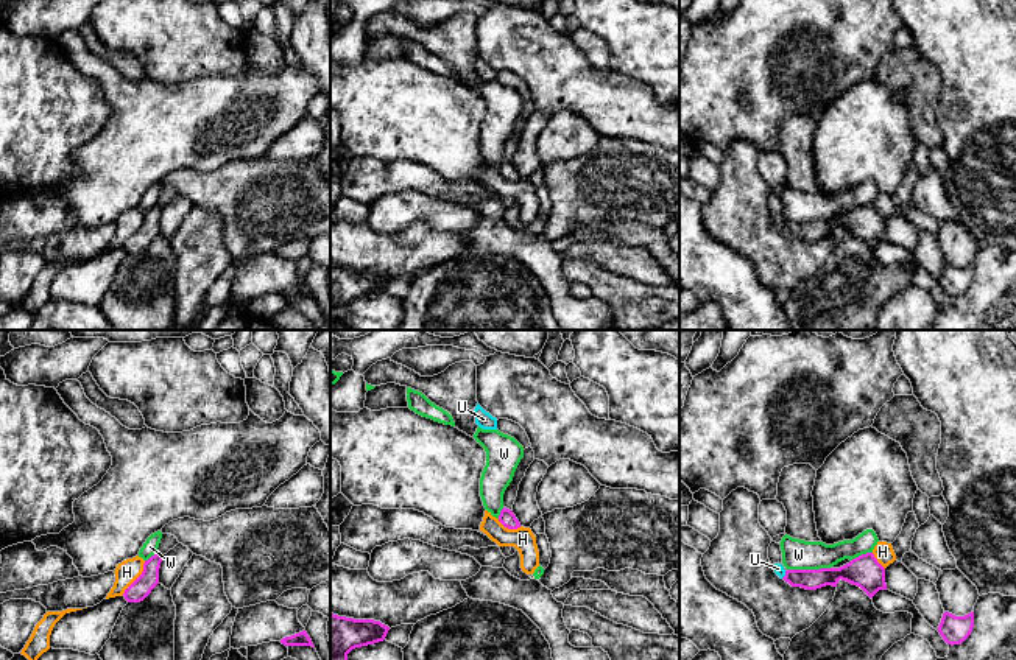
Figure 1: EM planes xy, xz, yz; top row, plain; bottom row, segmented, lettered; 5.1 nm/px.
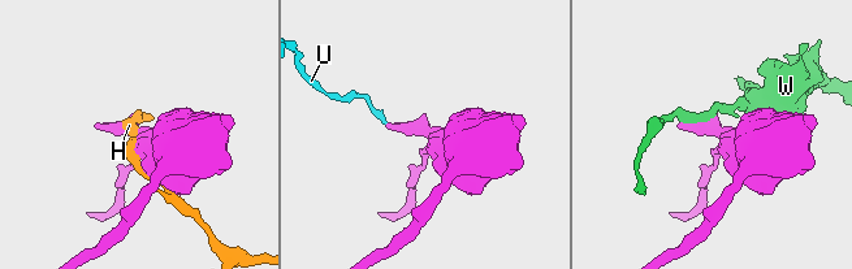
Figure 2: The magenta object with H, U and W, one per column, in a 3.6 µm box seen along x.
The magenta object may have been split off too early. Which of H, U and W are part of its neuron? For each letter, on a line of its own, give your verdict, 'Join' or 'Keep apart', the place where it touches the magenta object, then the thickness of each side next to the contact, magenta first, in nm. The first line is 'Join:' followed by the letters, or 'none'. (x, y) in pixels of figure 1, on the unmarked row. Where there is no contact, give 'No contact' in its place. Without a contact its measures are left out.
Join: none
H: Keep apart. Touches magenta at xy (137, 229). Thickness 100 nm (magenta) against 120 nm
U: Keep apart. Touches magenta at yz (786, 226). Thickness 110 nm (magenta) against 50 nm
W: Keep apart. Touches magenta at yz (807, 221). Thickness 120 nm (magenta) against 160 nm

